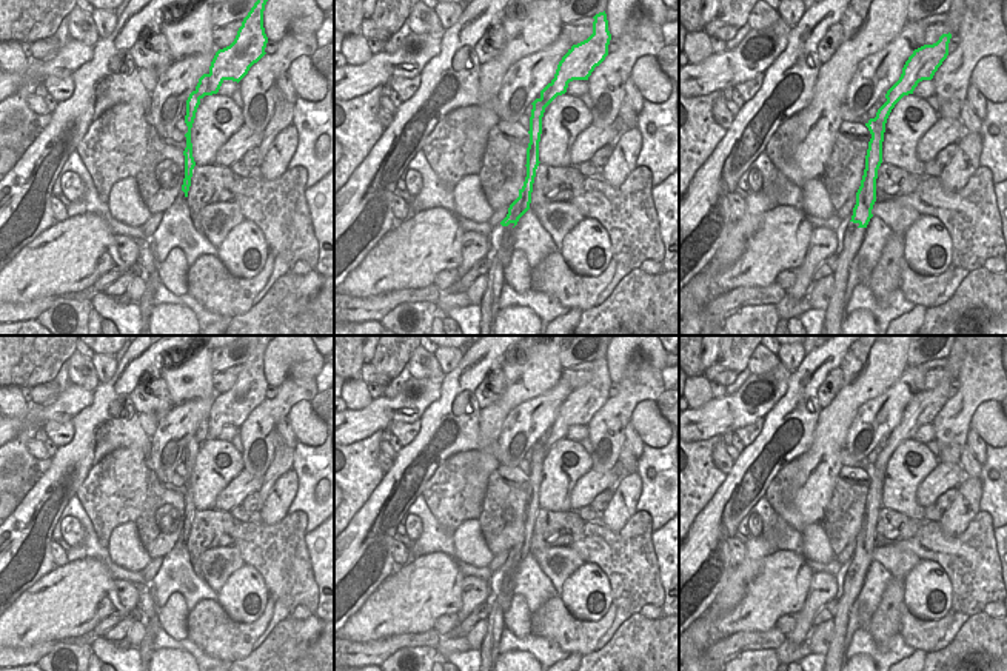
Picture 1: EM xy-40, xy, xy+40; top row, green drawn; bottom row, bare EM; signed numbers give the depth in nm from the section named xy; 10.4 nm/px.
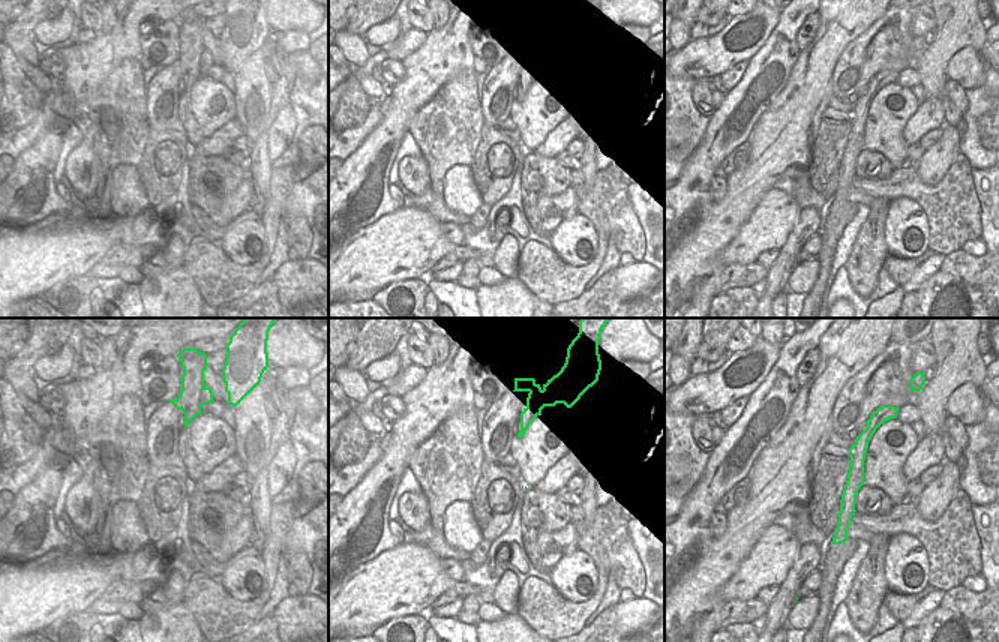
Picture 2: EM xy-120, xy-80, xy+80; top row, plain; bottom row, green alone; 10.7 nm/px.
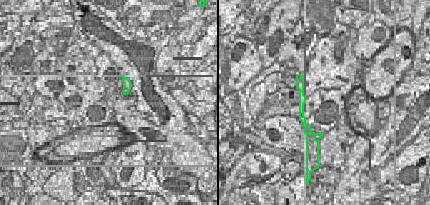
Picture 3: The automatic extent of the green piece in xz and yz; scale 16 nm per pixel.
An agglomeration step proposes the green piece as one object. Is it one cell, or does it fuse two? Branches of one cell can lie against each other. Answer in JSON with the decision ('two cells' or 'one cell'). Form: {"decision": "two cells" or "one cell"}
{"decision": "two cells"}

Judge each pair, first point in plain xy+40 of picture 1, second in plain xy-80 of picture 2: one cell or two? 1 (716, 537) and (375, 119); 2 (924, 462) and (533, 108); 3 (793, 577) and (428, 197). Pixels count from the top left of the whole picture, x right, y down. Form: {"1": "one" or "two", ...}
{"1": "two", "2": "one", "3": "two"}

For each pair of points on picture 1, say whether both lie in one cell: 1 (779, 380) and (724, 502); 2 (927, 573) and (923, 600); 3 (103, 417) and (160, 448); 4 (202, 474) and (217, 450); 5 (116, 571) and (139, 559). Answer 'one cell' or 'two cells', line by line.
1: two cells
2: one cell
3: two cells
4: one cell
5: two cells

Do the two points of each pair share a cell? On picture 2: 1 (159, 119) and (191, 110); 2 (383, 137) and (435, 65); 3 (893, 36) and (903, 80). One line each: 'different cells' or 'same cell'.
1: different cells
2: same cell
3: different cells

